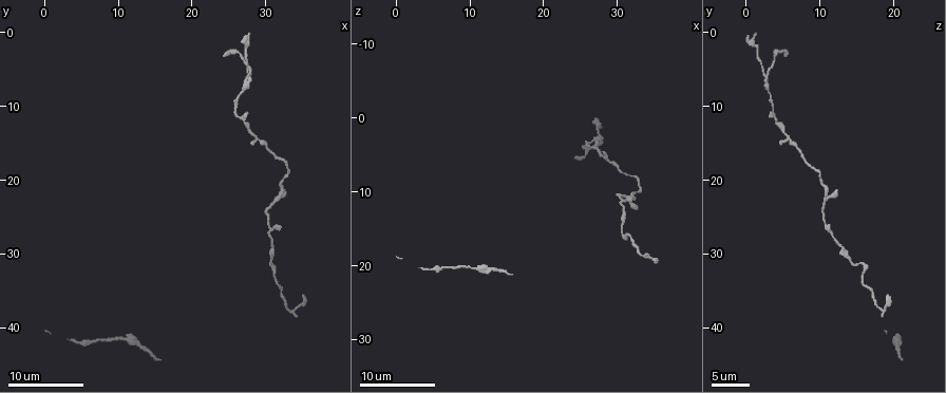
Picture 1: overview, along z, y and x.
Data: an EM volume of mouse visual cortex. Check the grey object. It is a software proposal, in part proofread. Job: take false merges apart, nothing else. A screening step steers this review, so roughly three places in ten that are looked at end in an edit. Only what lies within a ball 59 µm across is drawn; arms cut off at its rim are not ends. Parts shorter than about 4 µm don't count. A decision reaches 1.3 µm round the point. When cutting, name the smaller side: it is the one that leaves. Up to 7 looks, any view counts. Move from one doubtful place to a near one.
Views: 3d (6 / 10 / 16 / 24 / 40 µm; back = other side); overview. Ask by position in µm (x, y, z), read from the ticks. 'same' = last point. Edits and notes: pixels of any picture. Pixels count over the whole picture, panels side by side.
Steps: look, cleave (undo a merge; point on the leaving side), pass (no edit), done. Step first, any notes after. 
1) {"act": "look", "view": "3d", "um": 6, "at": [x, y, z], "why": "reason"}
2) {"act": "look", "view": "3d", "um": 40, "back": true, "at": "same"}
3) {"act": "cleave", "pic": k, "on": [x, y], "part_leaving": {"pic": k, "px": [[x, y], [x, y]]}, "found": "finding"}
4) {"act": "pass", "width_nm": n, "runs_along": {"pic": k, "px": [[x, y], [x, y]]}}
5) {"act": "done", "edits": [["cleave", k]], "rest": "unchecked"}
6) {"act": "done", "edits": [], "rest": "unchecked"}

{"act": "look", "view": "3d", "um": 16, "at": [28.0, 5.5, 2.5], "why": "side arm on a straight run"}

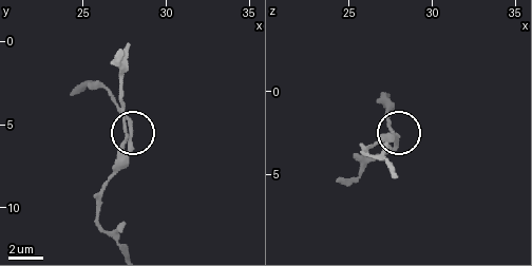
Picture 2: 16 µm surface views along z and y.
{"act": "pass", "side_arm_um": 6, "arms": 3, "found": "continuous, no second neuron"}

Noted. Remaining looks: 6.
{"act": "look", "view": "3d", "um": 6, "at": [29.5, 15.0, 6.0], "why": "side arm on a straight run"}

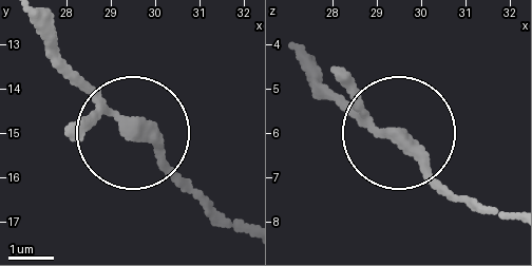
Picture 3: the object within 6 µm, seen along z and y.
{"act": "pass", "arms": 3, "runs_along": {"pic": 3, "px": [[510, 219], [453, 195], [396, 131], [362, 124], [320, 86]]}, "found": "continuous, no second neuron"}

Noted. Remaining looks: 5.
{"act": "look", "view": "3d", "um": 16, "at": [30.5, 29.0, 13.0], "why": "three arms meet"}

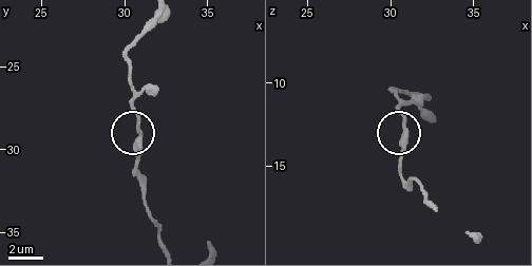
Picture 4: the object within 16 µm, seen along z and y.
{"act": "look", "view": "3d", "um": 16, "back": true, "at": "same", "why": "from behind"}

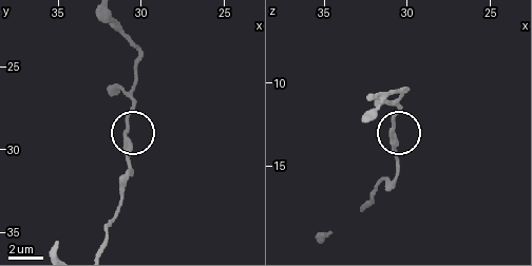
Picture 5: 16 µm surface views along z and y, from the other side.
{"act": "pass", "arms": 3, "runs_along": {"pic": 5, "px": [[391, 181], [395, 172], [395, 116], [399, 100]]}, "found": "continuous, no second neuron"}

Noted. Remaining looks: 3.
{"act": "look", "view": "3d", "um": 10, "at": [27.0, 11.5, 4.5], "why": "sudden change in width"}

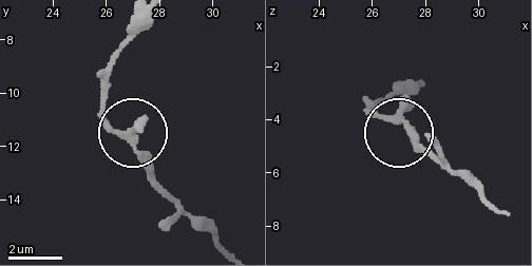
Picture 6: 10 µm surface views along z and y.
{"act": "pass", "width_nm": 200, "runs_along": {"pic": 6, "px": [[225, 245], [156, 177], [143, 150], [109, 122], [97, 77]]}, "found": "one neuron here"}

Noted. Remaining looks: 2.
{"act": "done", "edits": [], "rest": "unchecked"}

